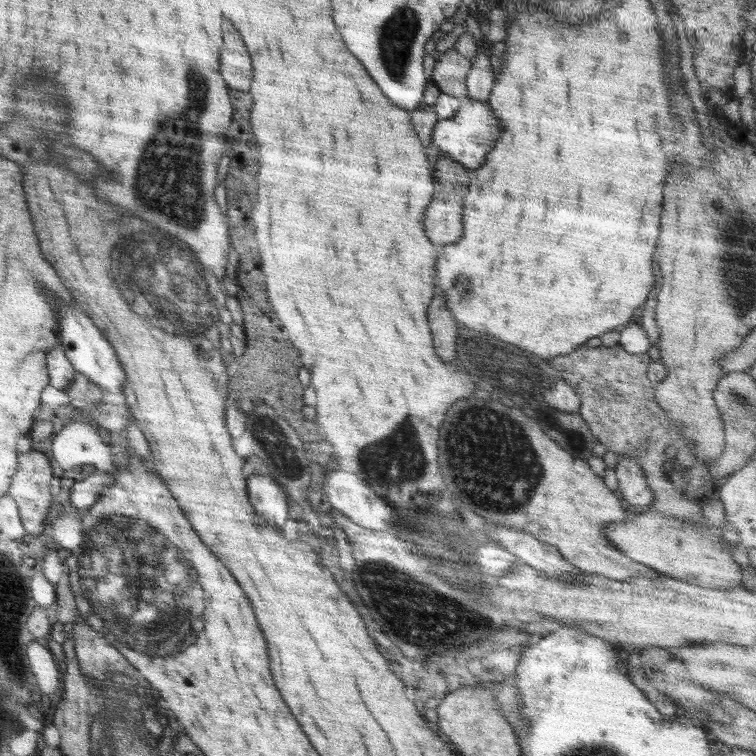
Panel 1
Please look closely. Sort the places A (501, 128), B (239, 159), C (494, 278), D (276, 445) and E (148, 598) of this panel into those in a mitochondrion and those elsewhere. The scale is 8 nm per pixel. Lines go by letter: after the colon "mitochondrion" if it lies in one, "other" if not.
A: other
B: other
C: other
D: mitochondrion
E: mitochondrion

